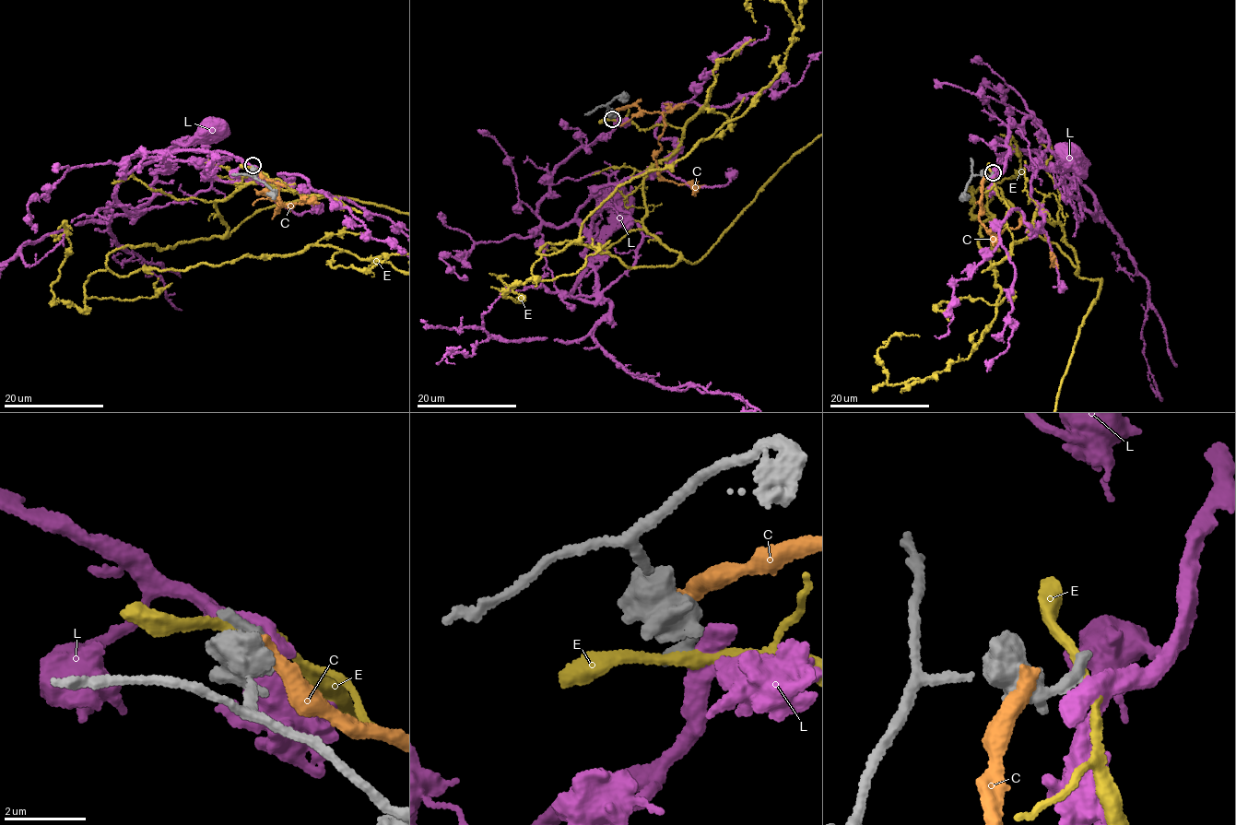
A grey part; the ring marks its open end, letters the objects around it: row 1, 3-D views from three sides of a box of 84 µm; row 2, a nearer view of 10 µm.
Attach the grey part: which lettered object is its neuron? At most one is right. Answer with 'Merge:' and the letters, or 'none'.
Merge: none

